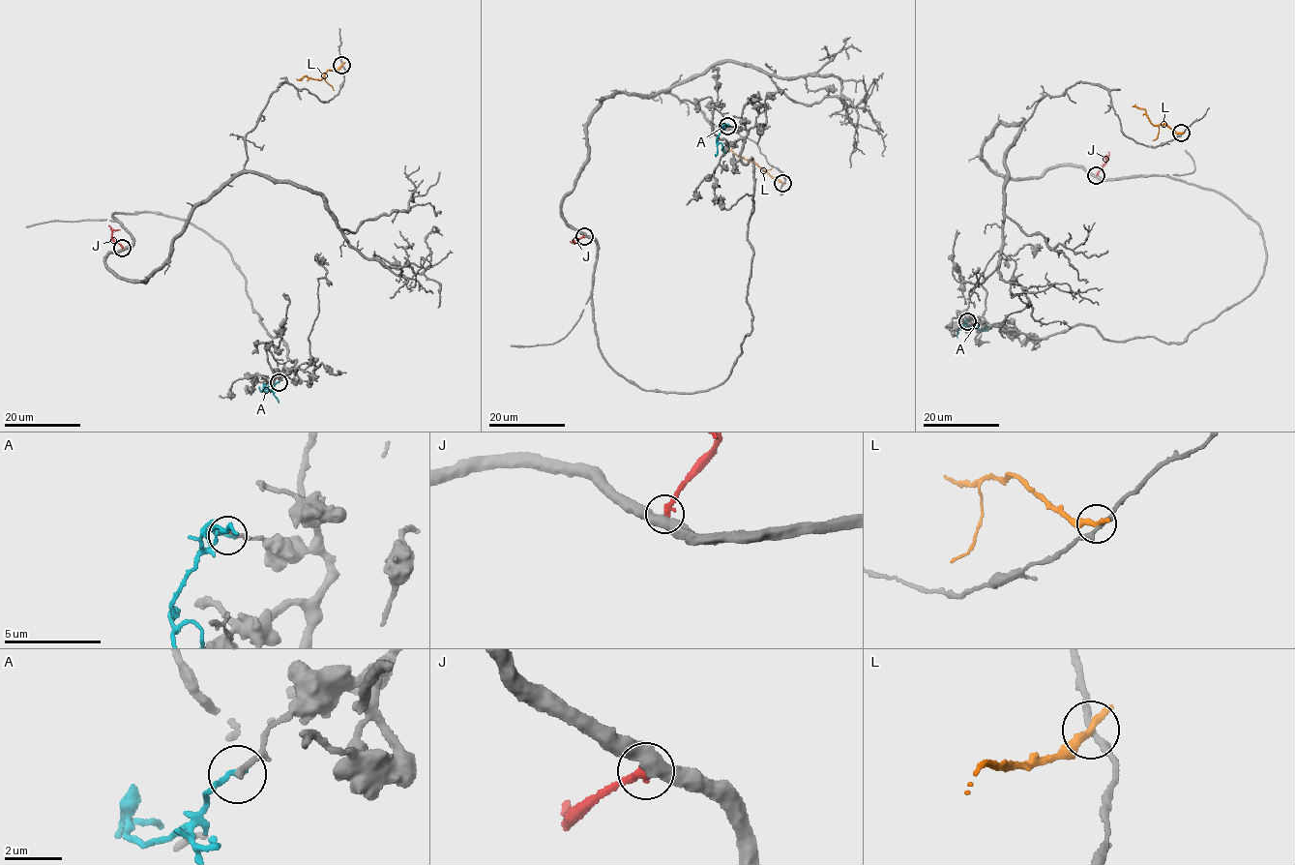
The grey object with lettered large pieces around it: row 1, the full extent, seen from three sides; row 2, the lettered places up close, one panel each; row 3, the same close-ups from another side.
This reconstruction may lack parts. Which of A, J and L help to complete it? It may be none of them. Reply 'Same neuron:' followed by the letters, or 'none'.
Same neuron: A

